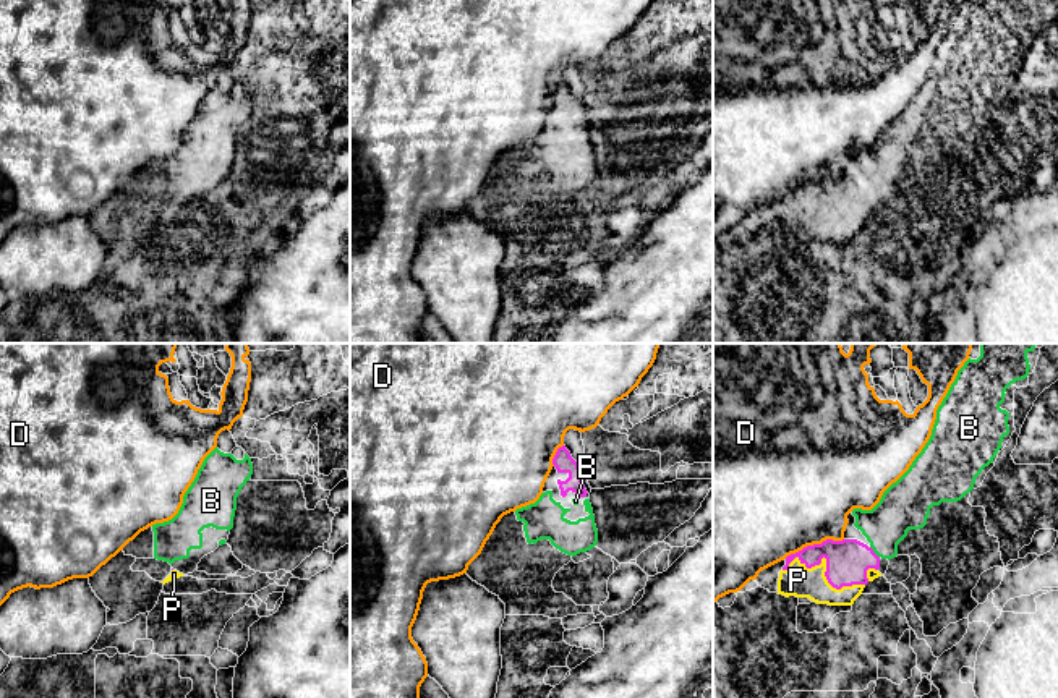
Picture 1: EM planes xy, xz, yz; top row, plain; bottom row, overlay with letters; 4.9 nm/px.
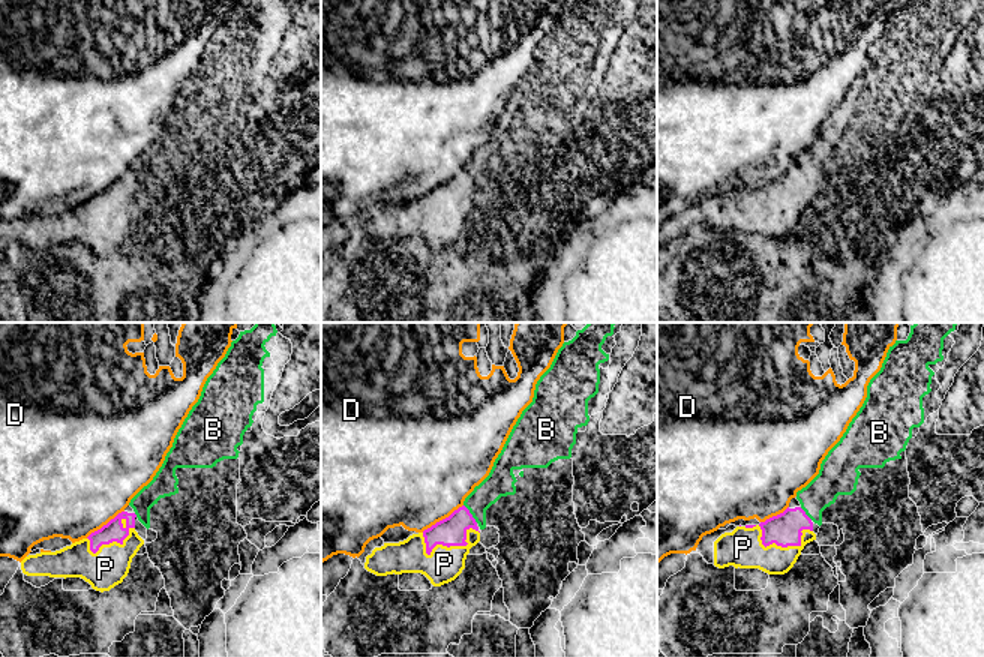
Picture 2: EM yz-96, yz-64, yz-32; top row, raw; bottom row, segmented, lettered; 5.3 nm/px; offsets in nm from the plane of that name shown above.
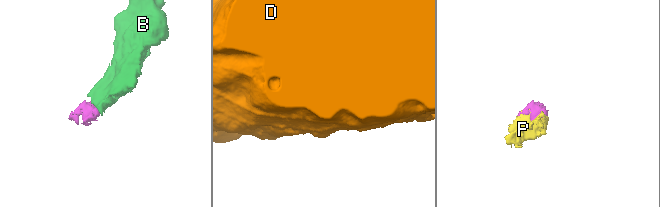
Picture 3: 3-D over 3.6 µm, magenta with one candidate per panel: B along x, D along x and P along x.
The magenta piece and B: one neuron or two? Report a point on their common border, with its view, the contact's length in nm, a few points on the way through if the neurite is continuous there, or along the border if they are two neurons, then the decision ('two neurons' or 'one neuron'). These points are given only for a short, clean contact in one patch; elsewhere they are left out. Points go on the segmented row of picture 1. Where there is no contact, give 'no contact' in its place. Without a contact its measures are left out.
contact yz (874, 553); length 80 nm; way yz (848, 561), (874, 553), (883, 543), (887, 523); one neuron

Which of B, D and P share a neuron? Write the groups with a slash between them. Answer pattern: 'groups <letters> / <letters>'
groups B P / D

